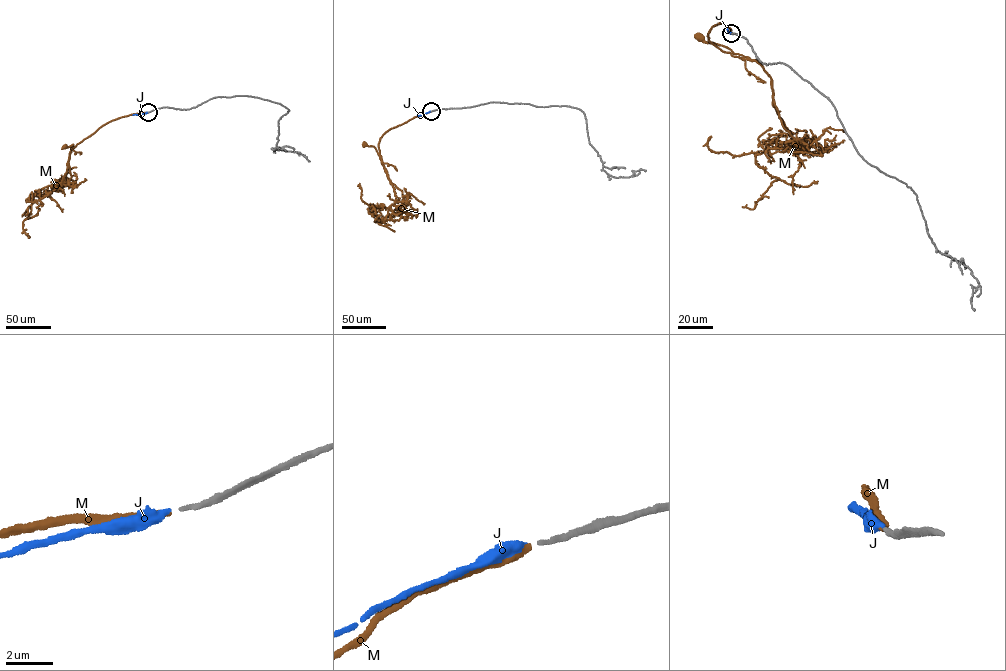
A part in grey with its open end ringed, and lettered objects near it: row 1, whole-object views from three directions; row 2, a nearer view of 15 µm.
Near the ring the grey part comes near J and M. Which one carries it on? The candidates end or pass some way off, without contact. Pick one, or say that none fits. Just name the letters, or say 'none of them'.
J

